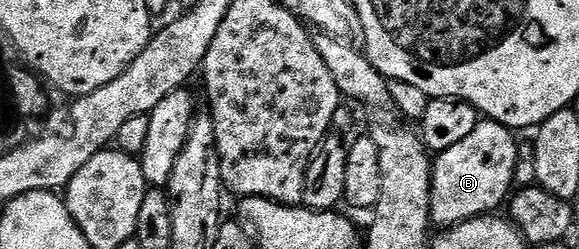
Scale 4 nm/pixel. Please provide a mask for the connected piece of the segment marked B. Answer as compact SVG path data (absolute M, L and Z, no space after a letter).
M481 119L478 127L467 139L459 141L450 151L442 151L432 162L432 224L436 227L461 225L471 217L483 217L491 214L500 204L509 200L513 192L512 180L516 177L516 160L520 157L520 149L516 146L517 134L499 125L496 121Z

